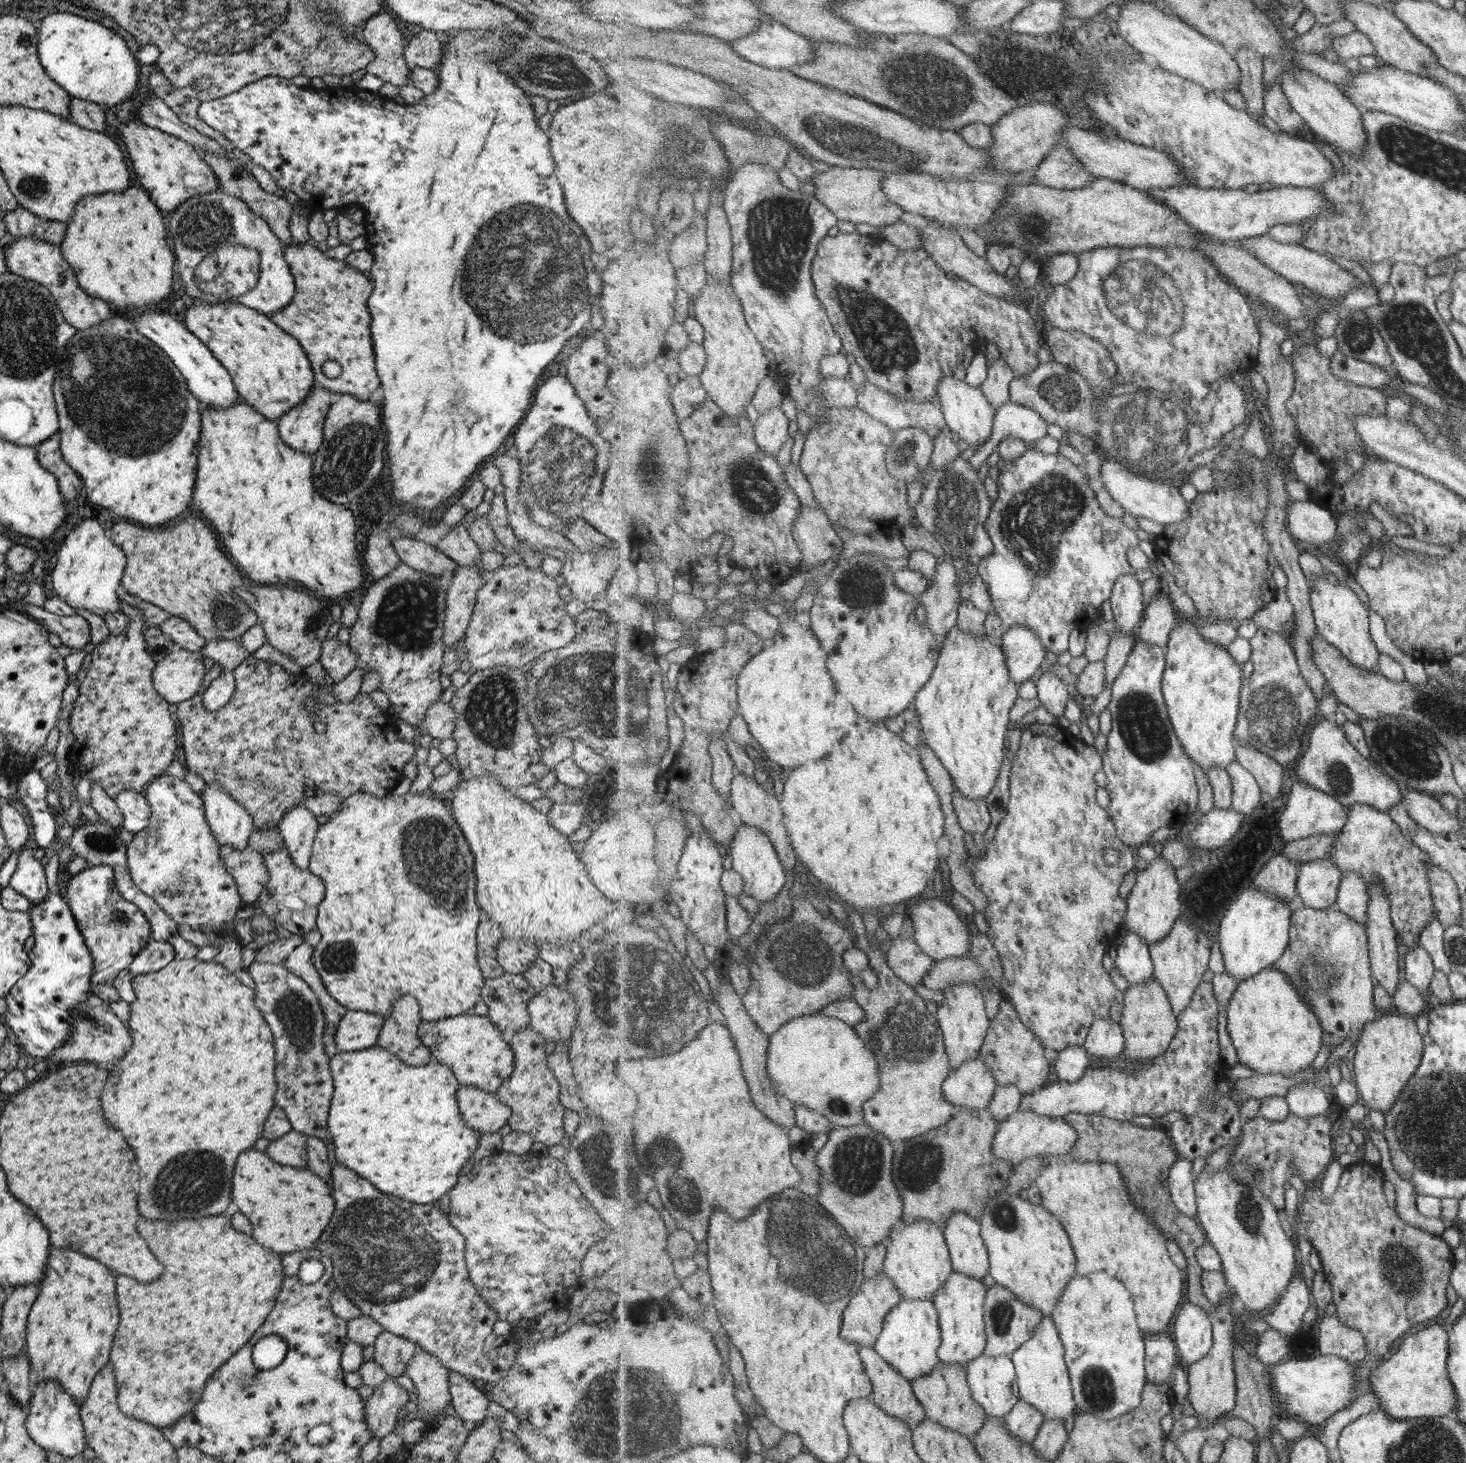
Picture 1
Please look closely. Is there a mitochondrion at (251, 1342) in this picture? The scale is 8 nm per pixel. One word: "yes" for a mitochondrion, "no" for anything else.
no

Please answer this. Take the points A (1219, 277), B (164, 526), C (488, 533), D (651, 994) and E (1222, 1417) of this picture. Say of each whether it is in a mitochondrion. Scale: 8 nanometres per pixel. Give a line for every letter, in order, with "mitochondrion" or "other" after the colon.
A: other
B: other
C: other
D: mitochondrion
E: other

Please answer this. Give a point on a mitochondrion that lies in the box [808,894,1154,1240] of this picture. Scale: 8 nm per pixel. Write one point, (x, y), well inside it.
(912, 1042)

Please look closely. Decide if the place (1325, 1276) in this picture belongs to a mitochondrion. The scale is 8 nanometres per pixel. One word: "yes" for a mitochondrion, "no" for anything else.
no

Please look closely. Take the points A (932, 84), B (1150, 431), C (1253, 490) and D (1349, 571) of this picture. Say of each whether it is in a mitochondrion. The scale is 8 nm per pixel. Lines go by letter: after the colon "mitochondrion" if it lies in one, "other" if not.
A: mitochondrion
B: mitochondrion
C: mitochondrion
D: other

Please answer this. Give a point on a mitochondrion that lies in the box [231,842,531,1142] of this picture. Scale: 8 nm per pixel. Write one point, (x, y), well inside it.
(295, 1012)

